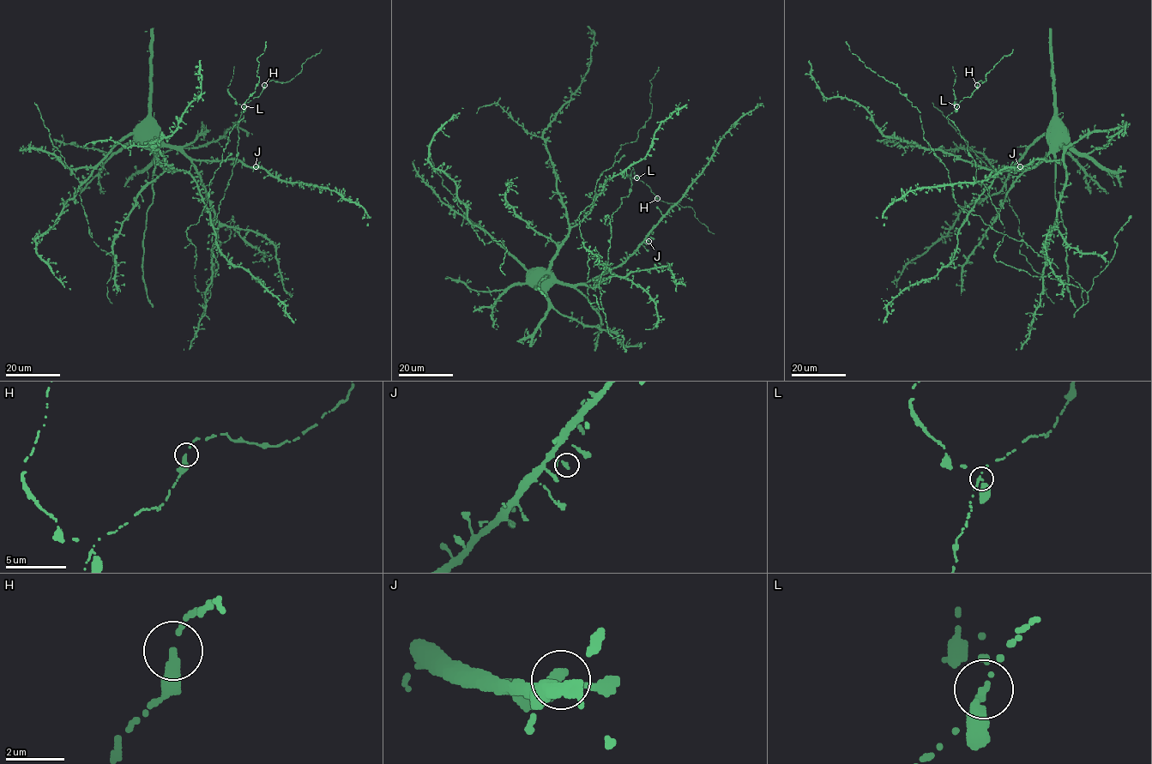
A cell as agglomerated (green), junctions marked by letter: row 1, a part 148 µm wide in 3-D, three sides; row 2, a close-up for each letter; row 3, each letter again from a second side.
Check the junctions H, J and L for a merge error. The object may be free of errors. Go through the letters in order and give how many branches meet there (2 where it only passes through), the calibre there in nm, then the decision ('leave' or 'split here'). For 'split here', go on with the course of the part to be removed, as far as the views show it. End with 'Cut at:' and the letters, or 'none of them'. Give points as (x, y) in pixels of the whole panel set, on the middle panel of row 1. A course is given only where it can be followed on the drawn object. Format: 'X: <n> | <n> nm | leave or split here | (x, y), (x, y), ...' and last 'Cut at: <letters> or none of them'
H: 2 | 280 nm | leave
J: 2 | 240 nm | leave
L: 2 | 280 nm | split here | (636, 177), (621, 174), (625, 177), (627, 173)
Cut at: L

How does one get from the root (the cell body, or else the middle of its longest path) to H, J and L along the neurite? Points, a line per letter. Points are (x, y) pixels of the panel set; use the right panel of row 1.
H: (1050, 136), (1063, 147), (1066, 182), (1035, 276), (994, 258), (1004, 227), (946, 118), (977, 85)
J: (1050, 136), (1063, 147), (1061, 159), (1033, 159), (1020, 166)
L: (1050, 136), (1063, 147), (1066, 182), (1035, 276), (994, 258), (1004, 227), (946, 118), (956, 106)

